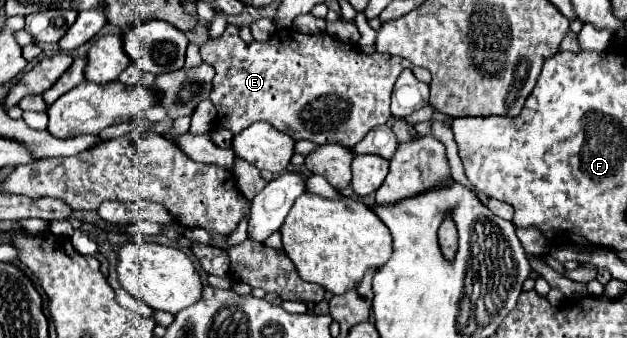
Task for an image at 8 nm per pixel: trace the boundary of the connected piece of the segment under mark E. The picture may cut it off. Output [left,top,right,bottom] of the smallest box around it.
[199,25,431,149]

